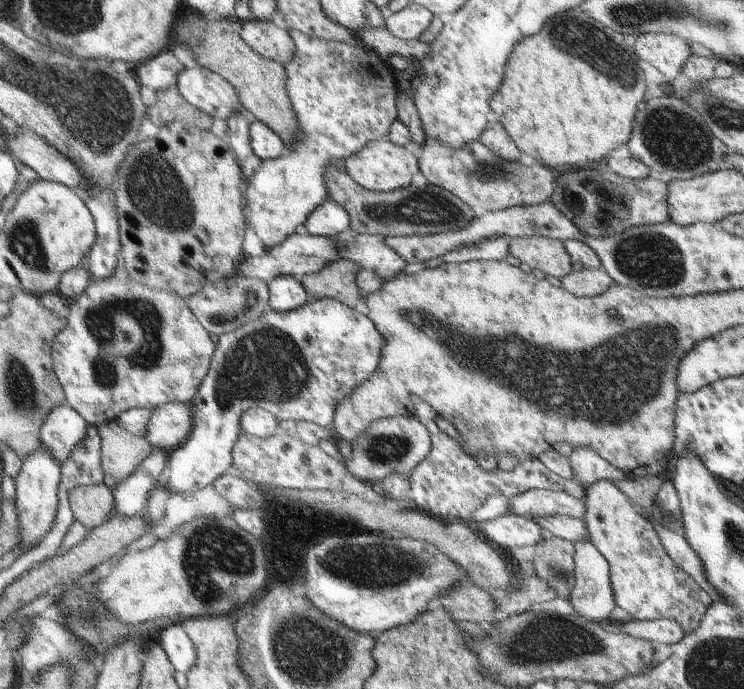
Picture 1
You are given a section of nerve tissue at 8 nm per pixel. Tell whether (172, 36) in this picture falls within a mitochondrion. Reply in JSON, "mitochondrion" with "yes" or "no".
{"mitochondrion":"no"}

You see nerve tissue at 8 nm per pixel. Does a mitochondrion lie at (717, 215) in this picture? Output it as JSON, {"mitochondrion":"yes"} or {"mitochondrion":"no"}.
{"mitochondrion":"no"}

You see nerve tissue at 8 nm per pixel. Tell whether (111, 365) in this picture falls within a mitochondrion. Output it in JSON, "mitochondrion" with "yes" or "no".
{"mitochondrion":"yes"}

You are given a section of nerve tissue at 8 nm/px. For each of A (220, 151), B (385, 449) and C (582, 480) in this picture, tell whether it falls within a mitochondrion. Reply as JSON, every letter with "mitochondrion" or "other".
{"A":"other","B":"mitochondrion","C":"other"}

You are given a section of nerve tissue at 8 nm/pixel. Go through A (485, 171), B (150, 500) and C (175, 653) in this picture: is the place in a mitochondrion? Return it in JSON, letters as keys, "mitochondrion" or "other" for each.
{"A":"mitochondrion","B":"other","C":"other"}

